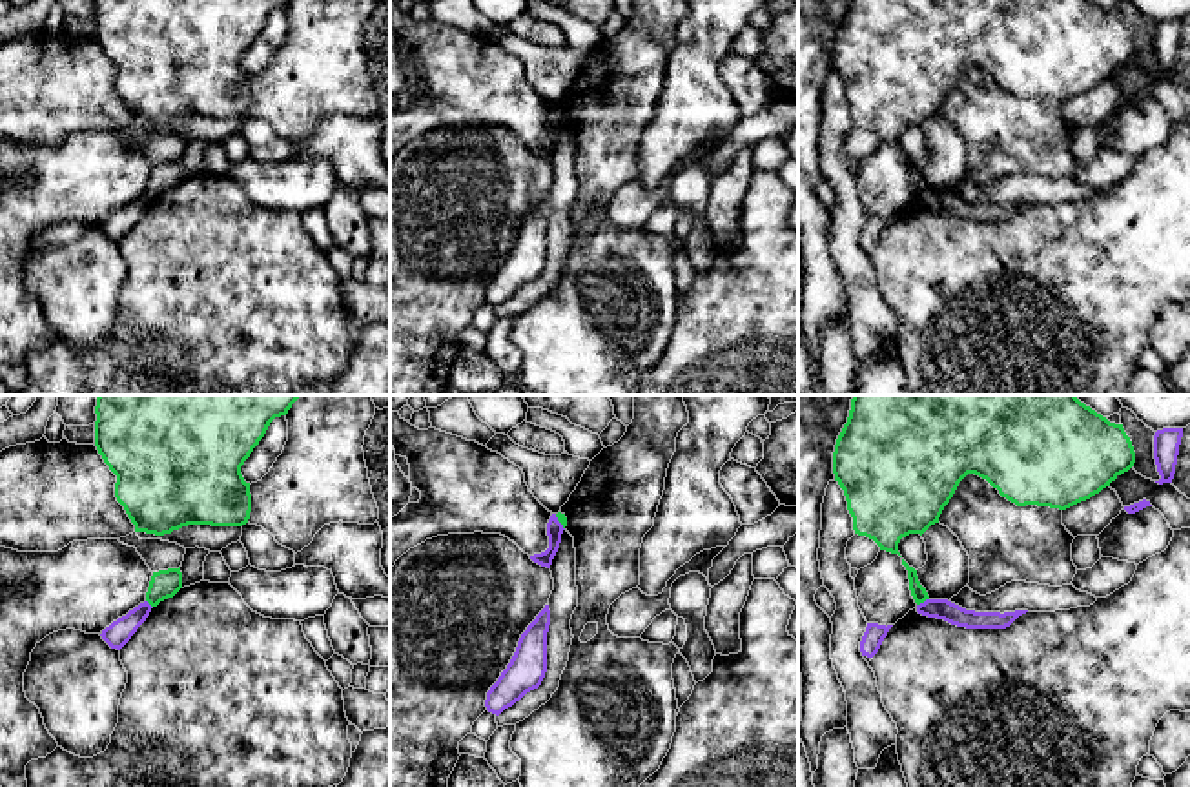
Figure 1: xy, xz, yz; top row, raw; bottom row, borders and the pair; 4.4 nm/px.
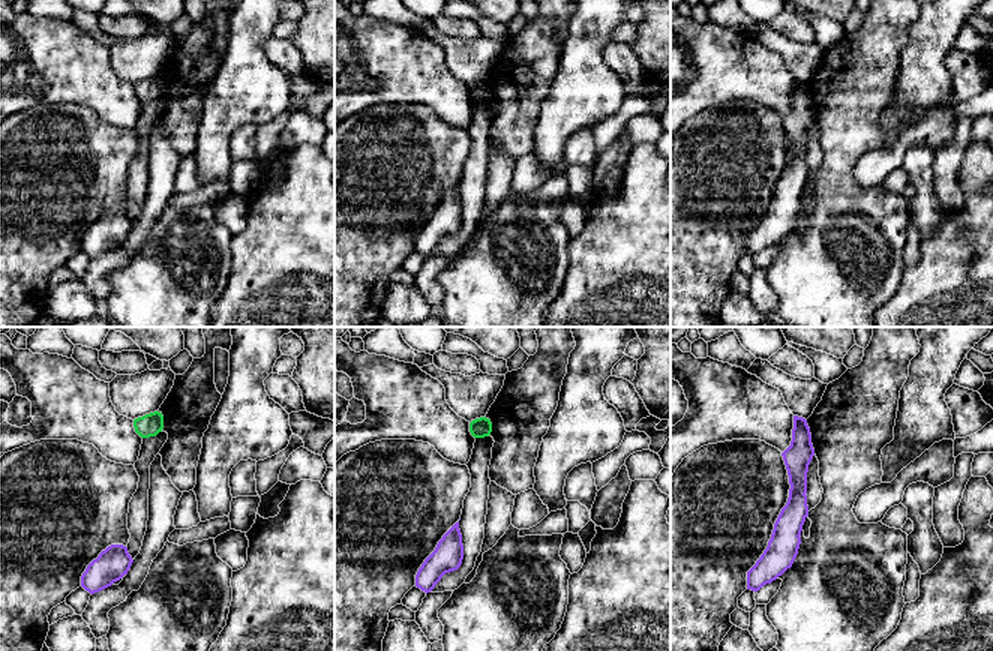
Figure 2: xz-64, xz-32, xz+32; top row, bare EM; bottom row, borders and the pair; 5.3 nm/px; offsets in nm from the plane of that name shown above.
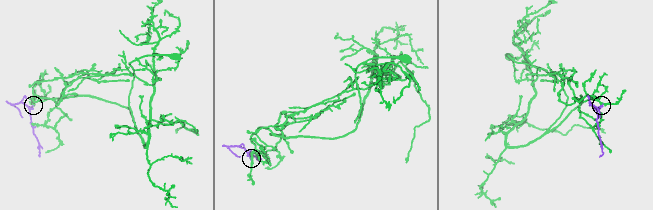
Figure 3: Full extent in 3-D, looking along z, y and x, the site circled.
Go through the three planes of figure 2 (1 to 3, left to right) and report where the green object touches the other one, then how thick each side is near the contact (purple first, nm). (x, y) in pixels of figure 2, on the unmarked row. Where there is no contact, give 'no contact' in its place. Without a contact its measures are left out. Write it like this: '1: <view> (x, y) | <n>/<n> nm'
1: no contact
2: no contact
3: no contact

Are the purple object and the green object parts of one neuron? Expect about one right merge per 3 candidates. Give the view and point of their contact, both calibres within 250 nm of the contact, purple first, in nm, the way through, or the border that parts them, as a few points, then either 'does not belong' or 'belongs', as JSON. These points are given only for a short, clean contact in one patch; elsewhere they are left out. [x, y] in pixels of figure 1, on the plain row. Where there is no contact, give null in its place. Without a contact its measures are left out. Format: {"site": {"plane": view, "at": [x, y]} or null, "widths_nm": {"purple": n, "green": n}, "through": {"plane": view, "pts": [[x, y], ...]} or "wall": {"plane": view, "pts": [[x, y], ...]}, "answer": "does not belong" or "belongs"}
{"site": {"plane": "yz", "at": [924, 194]}, "widths_nm": {"purple": 90, "green": 70}, "wall": {"plane": "yz", "pts": [[928, 190], [917, 197]]}, "answer": "does not belong"}

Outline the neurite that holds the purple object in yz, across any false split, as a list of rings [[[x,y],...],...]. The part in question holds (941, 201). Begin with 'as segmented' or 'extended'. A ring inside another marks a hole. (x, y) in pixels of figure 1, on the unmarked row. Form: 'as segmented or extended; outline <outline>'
as segmented; outline [[[926,191],[924,195],[917,197],[917,204],[966,220],[1006,220],[1028,202],[1015,202],[1004,206],[975,204],[975,202],[966,202],[948,191]]]

